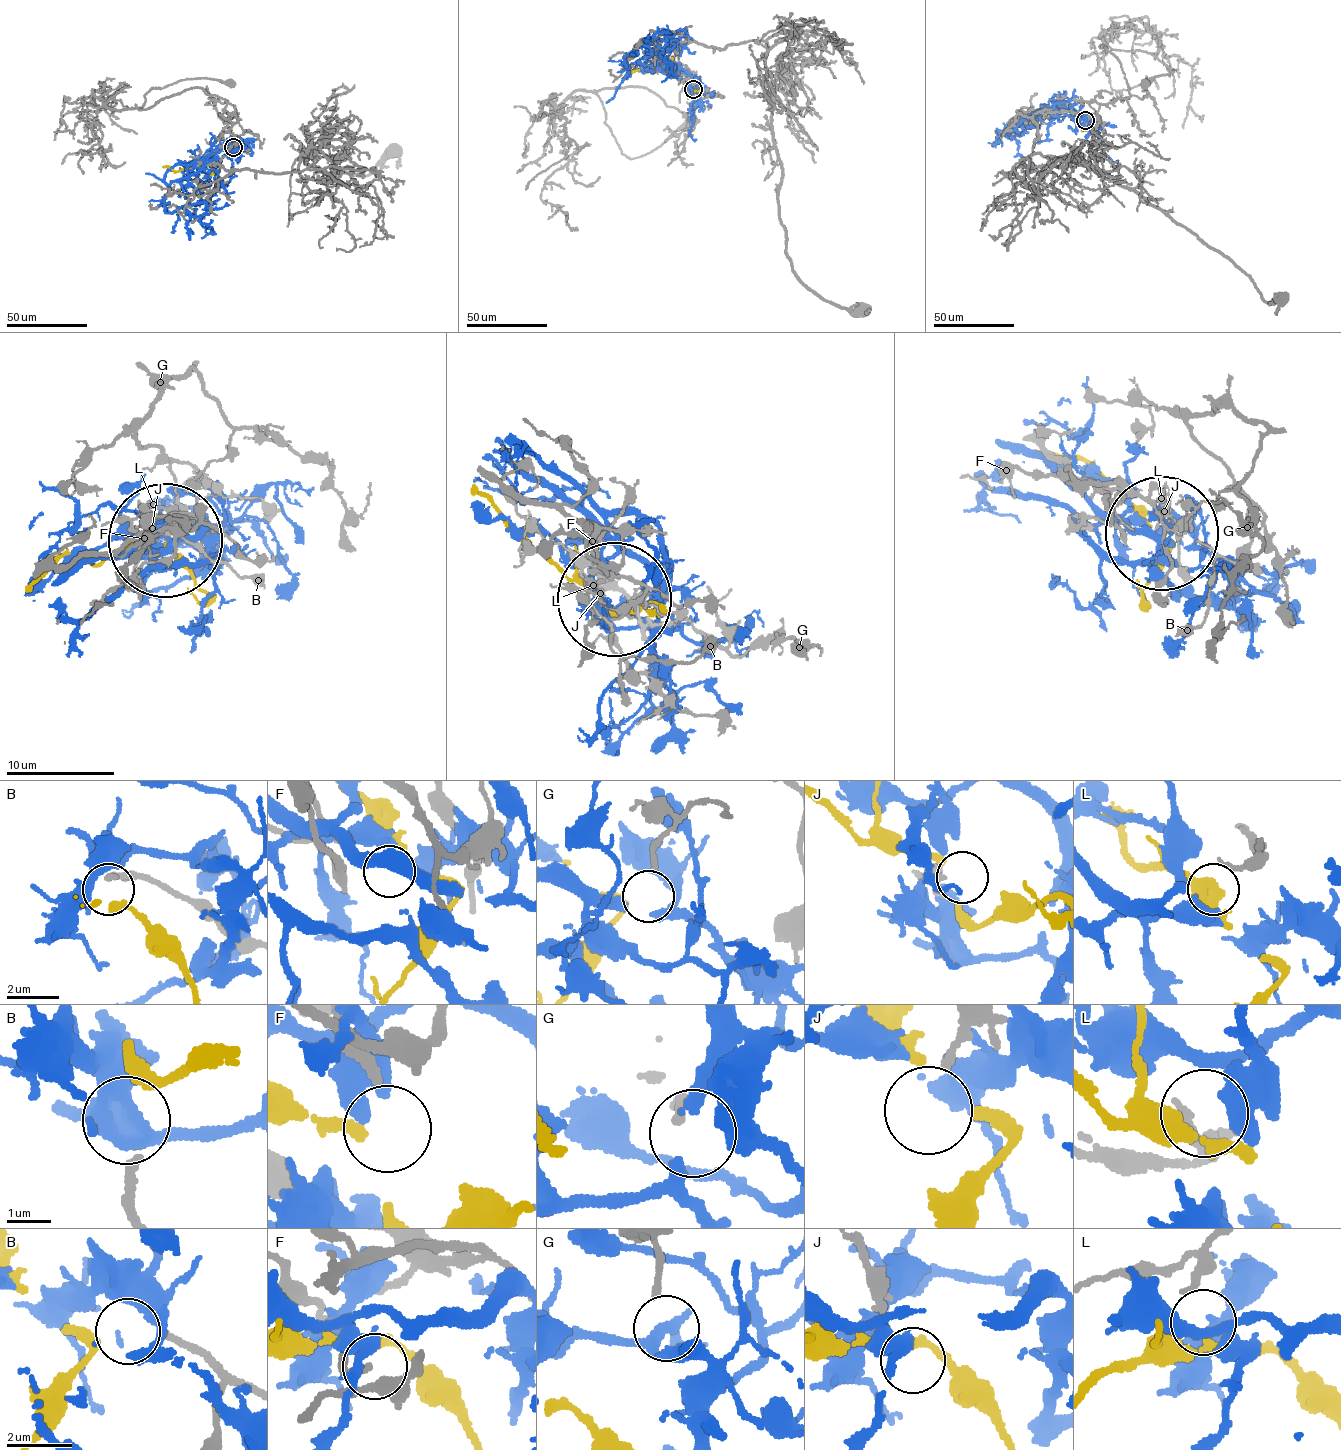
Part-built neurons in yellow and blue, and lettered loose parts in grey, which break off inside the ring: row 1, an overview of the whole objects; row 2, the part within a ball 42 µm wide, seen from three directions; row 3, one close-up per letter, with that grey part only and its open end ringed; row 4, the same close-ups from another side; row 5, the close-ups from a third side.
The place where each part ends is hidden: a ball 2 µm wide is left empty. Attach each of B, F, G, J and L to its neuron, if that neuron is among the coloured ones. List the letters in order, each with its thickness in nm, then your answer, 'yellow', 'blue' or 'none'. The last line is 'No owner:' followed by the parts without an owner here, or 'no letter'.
B: 200 nm thick; yellow
F: 240 nm thick; none
G: 140 nm thick; none
J: 170 nm thick; none
L: 200 nm thick; blue
No owner: F, G, J

